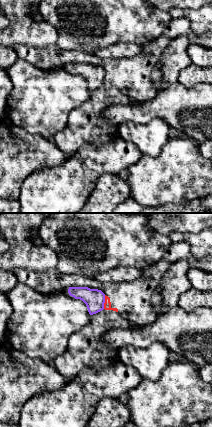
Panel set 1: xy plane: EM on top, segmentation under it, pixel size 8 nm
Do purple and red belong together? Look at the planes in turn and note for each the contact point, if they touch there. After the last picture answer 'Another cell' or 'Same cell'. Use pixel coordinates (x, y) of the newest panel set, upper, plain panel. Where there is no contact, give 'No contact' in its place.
Touches purple at (104, 78)

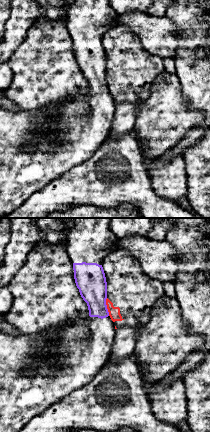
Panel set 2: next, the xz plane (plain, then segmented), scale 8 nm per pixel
Touches purple at (106, 83)

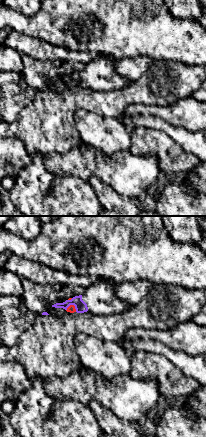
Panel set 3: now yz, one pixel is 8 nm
Touches purple at (71, 80)

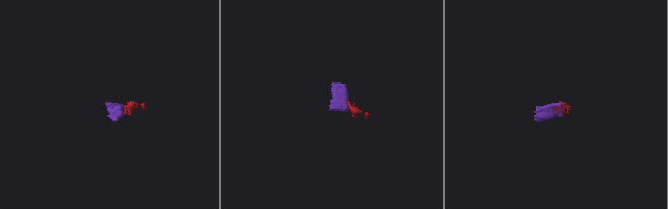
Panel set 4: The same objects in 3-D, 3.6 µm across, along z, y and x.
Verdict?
Another cell

